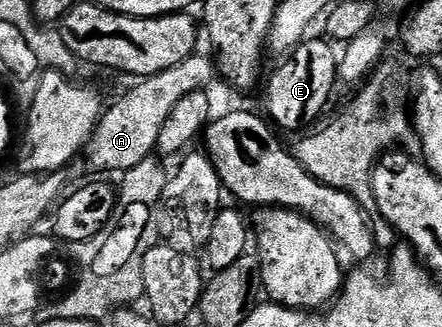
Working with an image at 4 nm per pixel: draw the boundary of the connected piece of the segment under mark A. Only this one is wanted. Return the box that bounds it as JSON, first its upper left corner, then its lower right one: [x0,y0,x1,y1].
[83,54,215,172]

